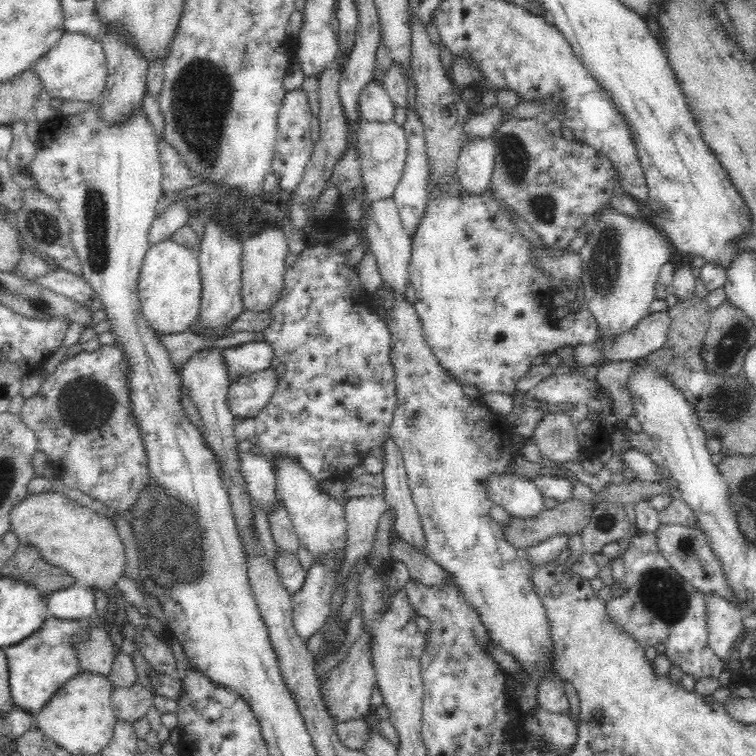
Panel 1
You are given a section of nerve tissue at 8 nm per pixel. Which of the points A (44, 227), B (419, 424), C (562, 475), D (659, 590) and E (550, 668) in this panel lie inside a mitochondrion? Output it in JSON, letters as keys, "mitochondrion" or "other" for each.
{"A":"mitochondrion","B":"mitochondrion","C":"other","D":"mitochondrion","E":"other"}

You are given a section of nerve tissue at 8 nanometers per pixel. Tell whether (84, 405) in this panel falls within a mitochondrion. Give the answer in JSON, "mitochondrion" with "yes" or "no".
{"mitochondrion":"yes"}

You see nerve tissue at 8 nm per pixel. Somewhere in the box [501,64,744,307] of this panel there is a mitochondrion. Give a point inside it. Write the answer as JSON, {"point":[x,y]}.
{"point":[604,269]}

